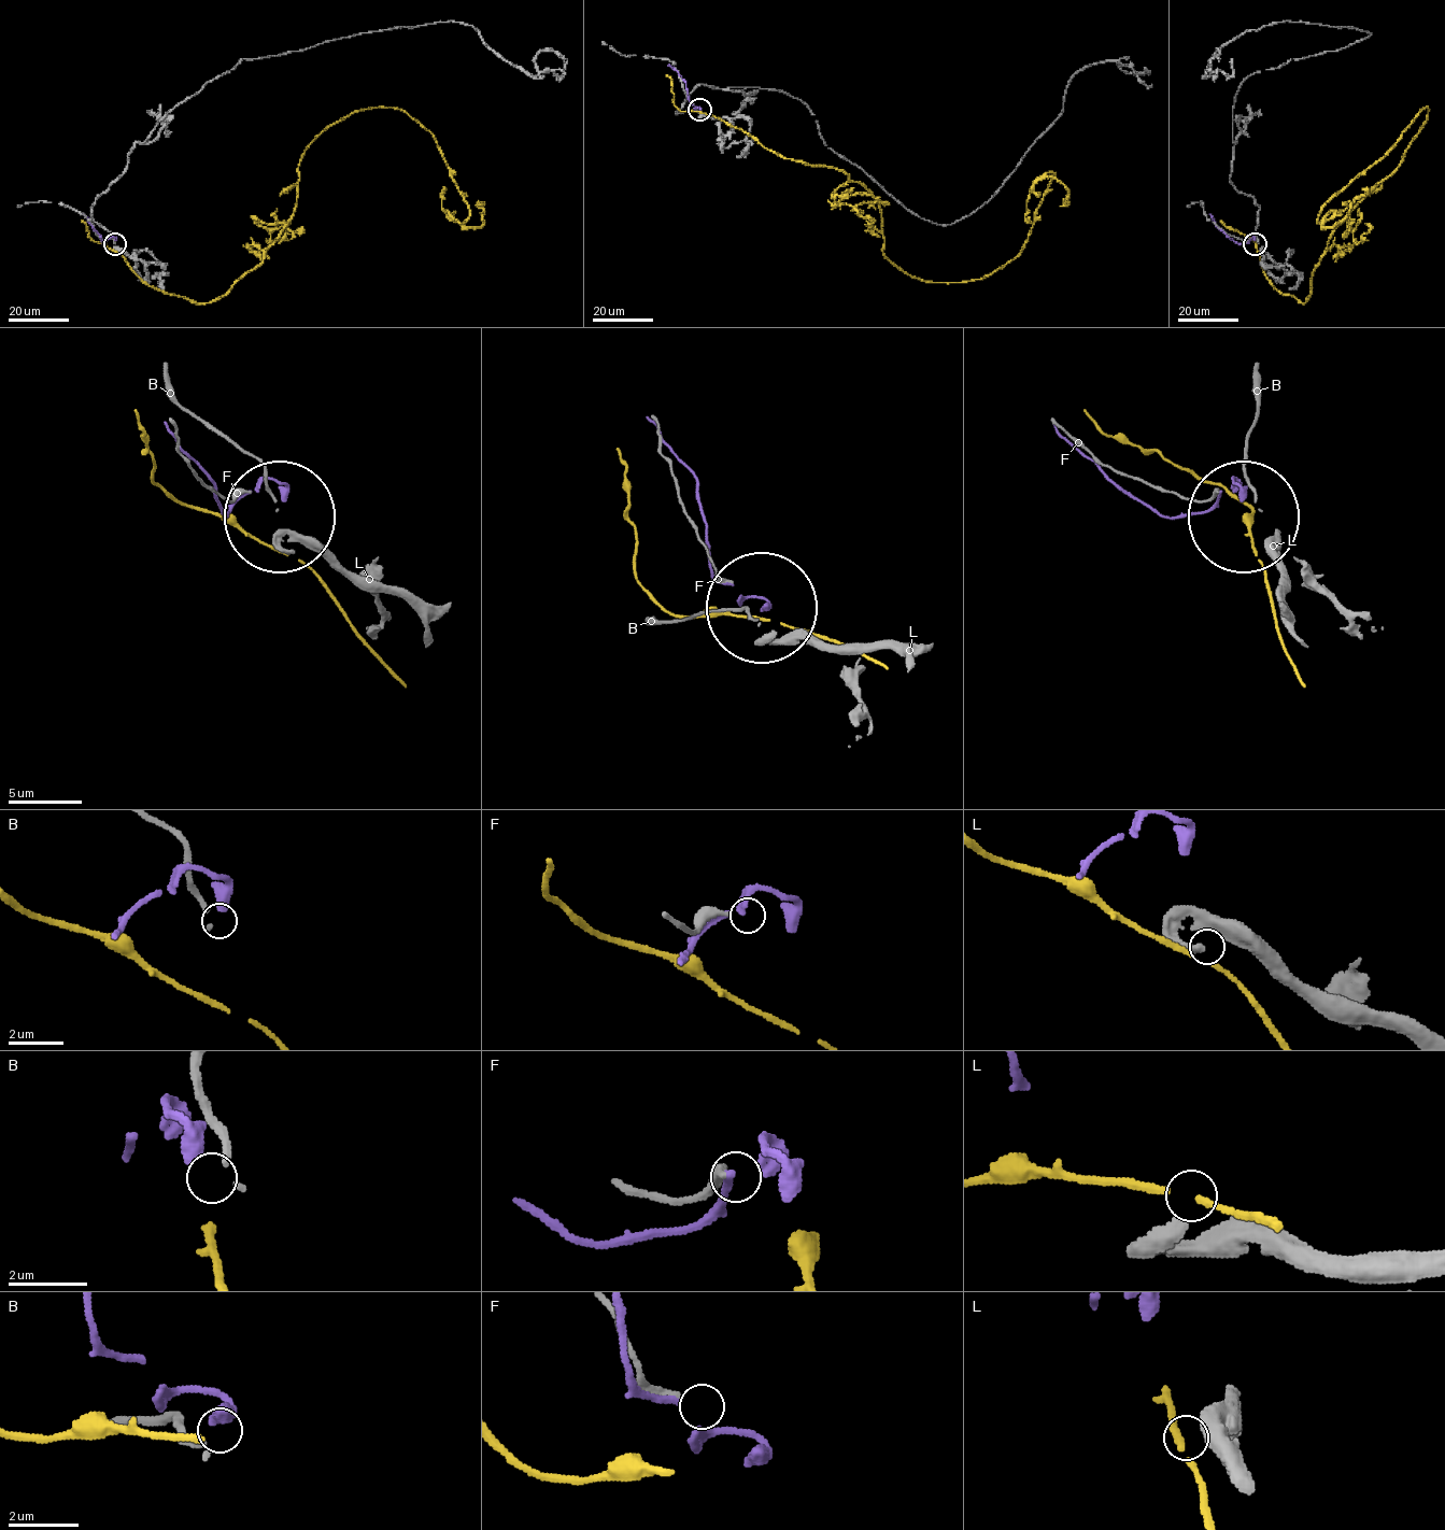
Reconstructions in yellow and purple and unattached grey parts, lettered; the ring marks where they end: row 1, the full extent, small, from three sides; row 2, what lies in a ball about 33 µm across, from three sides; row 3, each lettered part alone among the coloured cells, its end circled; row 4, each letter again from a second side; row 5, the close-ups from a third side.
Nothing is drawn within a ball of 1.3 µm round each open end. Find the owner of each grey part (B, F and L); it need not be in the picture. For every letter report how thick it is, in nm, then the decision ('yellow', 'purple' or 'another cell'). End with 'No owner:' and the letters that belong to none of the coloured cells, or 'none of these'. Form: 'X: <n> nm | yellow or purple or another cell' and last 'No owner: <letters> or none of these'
B: 200 nm | purple
F: 260 nm | another cell
L: 360 nm | another cell
No owner: F, L

